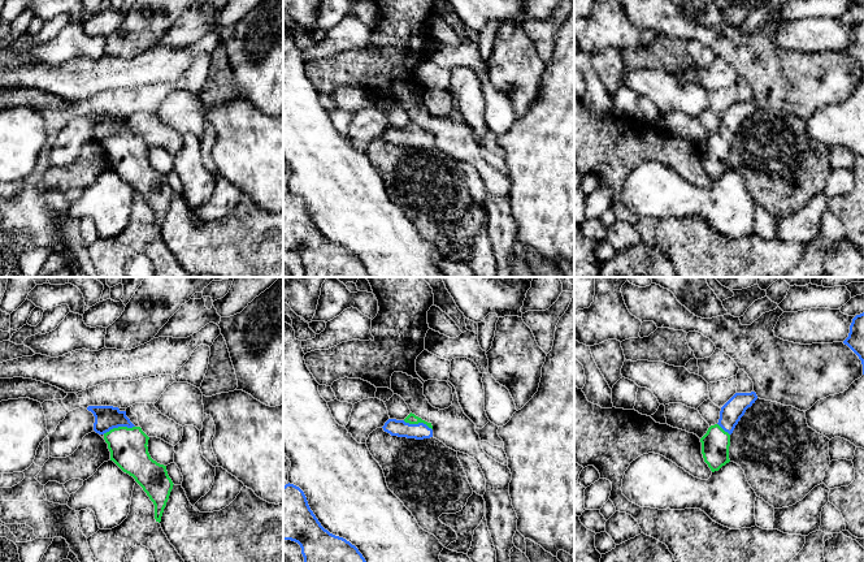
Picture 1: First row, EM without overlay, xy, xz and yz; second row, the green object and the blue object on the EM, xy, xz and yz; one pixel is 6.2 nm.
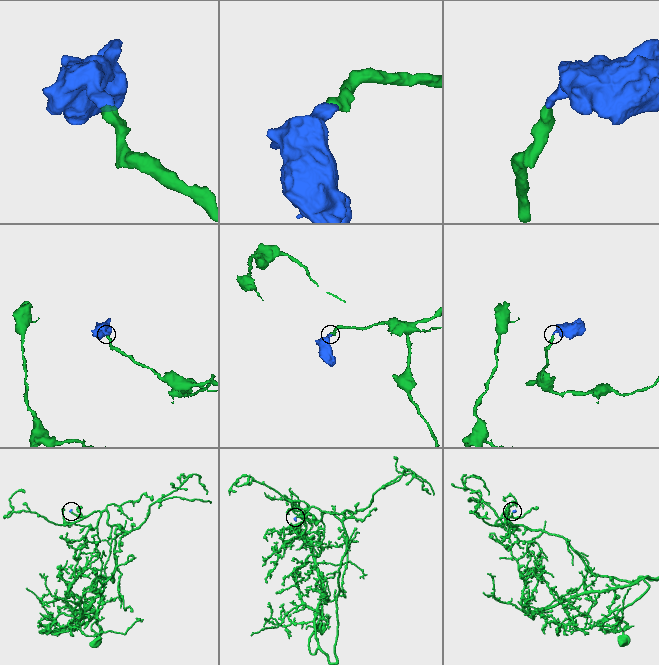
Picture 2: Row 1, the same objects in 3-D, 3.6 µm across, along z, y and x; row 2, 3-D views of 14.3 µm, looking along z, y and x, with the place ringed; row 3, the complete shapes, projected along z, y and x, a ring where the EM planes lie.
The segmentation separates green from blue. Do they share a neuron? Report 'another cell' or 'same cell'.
same cell

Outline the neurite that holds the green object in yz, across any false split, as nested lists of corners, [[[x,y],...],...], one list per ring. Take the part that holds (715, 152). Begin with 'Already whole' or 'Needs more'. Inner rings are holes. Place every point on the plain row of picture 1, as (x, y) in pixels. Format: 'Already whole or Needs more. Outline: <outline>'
Needs more. Outline: [[[755,100],[735,101],[721,116],[718,131],[711,134],[707,142],[700,147],[704,170],[712,181],[718,180],[722,174],[730,170],[730,143],[746,118],[751,116],[756,108],[757,104]]]

